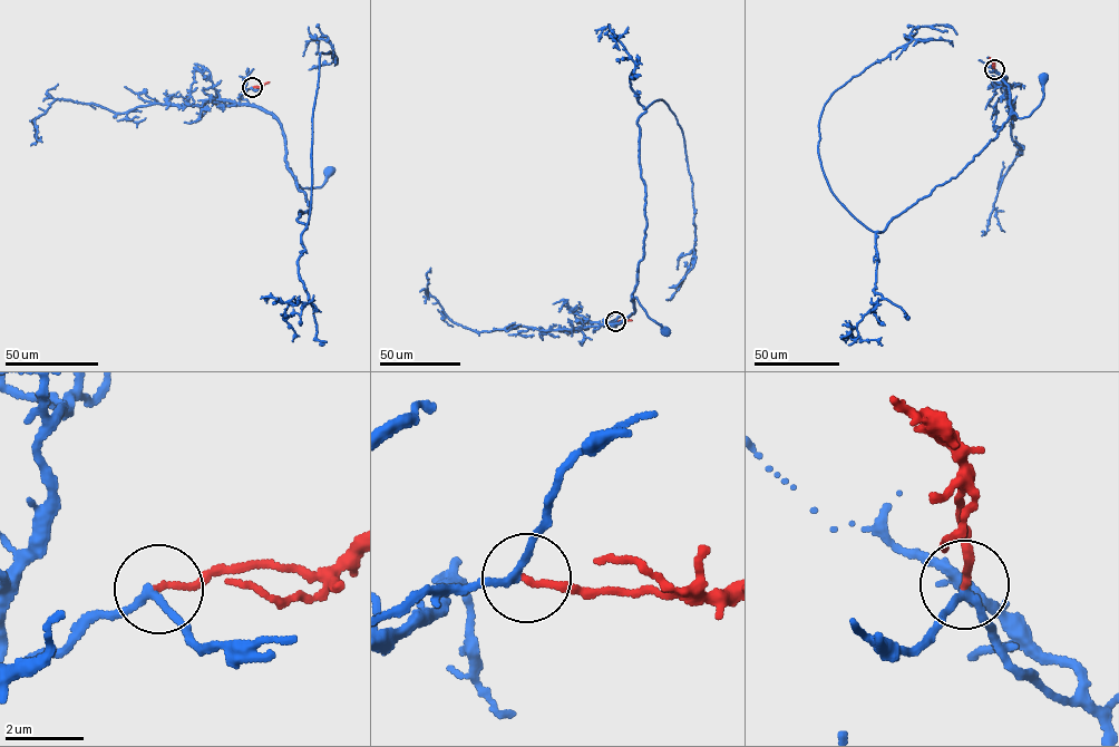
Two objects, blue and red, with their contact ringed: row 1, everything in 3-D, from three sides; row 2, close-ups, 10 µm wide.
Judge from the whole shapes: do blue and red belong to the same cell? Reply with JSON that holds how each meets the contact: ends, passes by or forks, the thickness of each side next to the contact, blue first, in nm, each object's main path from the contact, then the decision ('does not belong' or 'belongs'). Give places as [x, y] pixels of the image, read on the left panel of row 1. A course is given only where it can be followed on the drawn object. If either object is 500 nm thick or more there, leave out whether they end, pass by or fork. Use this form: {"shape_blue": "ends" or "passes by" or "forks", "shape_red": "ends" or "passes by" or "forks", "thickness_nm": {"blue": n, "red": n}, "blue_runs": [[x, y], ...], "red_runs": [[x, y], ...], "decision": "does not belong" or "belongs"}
{"shape_blue": "passes by", "shape_red": "ends", "thickness_nm": {"blue": 170, "red": 160}, "blue_runs": [[251, 87], [243, 91], [242, 98], [270, 113], [280, 124], [286, 164], [302, 188], [322, 185], [329, 171]], "red_runs": [[252, 87], [269, 81]], "decision": "belongs"}

